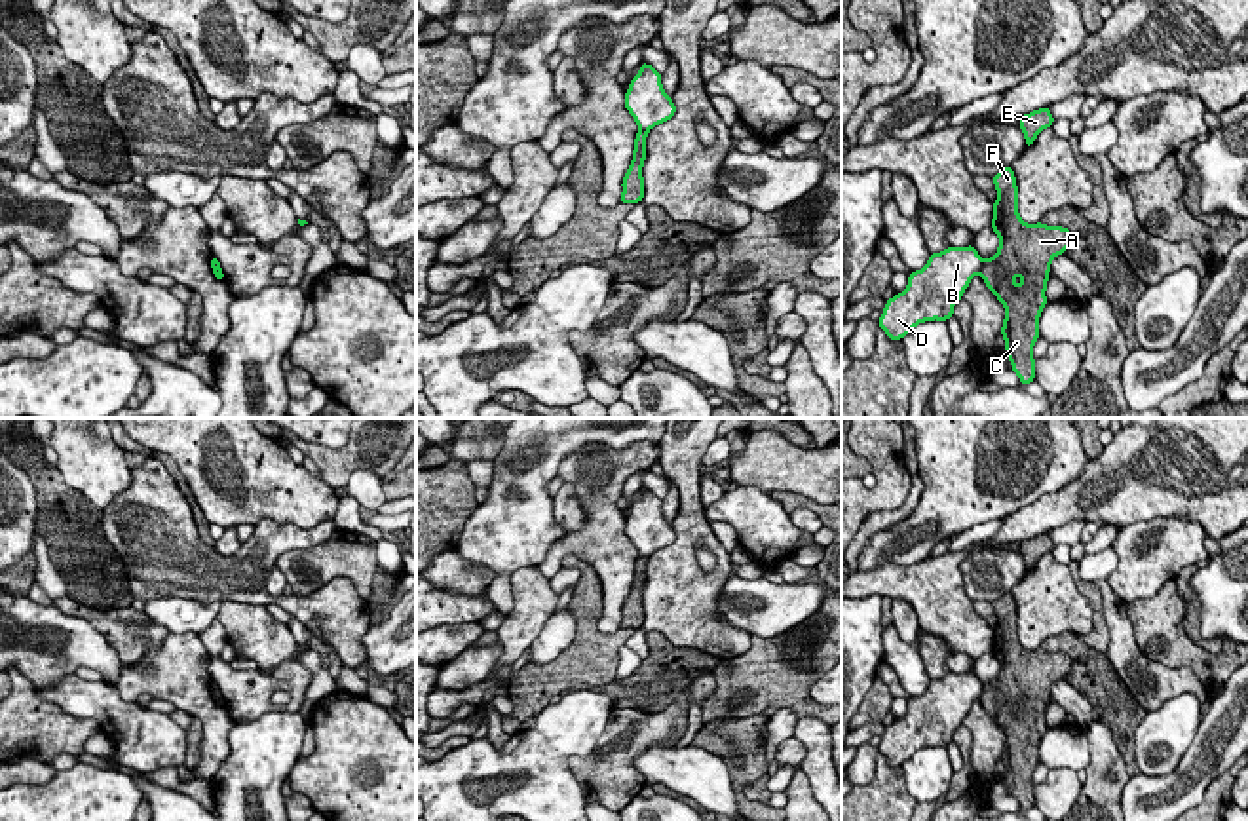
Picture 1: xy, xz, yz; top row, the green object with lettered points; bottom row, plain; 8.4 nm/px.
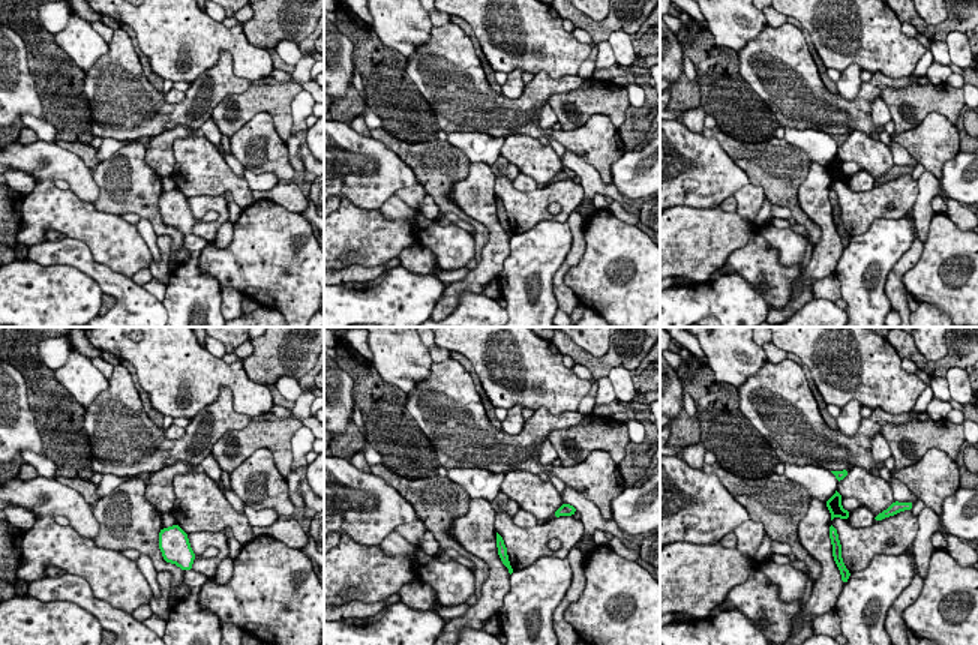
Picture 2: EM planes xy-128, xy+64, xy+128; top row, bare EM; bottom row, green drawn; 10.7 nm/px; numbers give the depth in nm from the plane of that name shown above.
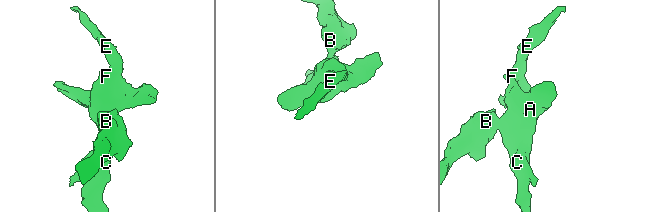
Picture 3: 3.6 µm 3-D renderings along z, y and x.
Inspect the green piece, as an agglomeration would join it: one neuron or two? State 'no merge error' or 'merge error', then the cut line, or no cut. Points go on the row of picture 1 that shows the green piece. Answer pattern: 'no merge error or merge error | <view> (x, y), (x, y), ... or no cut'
merge error | yz (983, 261), (979, 272)

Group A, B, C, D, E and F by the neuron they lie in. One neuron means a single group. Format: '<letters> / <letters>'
A C E F / B D

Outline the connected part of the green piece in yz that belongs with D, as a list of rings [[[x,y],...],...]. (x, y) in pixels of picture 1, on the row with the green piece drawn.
[[[948,247],[931,253],[923,270],[908,276],[908,287],[885,302],[878,325],[889,340],[902,340],[923,321],[948,321],[954,304],[961,300],[974,274],[980,274],[982,257],[969,247]]]

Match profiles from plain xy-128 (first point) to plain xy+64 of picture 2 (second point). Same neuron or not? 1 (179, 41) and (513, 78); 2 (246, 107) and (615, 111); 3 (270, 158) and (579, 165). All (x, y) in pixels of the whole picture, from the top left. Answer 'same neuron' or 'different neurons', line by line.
1: different neurons
2: same neuron
3: different neurons

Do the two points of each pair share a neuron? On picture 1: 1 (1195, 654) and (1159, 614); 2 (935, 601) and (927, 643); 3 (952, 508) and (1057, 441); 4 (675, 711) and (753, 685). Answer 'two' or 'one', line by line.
1: one
2: two
3: one
4: two

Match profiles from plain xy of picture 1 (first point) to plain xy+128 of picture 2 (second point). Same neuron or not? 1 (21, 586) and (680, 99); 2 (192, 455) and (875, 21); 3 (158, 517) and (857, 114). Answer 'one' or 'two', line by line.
1: one
2: one
3: one

